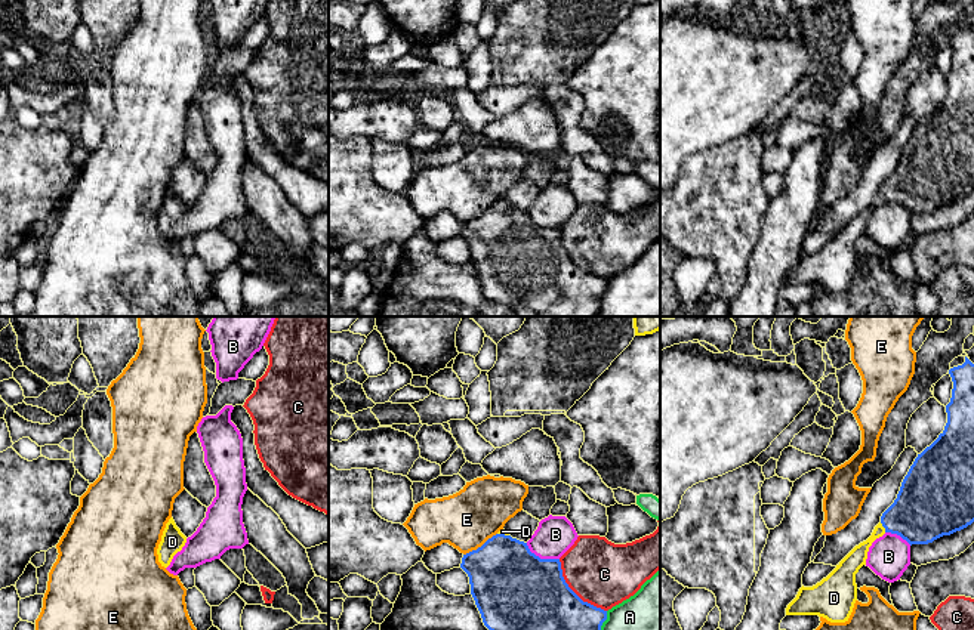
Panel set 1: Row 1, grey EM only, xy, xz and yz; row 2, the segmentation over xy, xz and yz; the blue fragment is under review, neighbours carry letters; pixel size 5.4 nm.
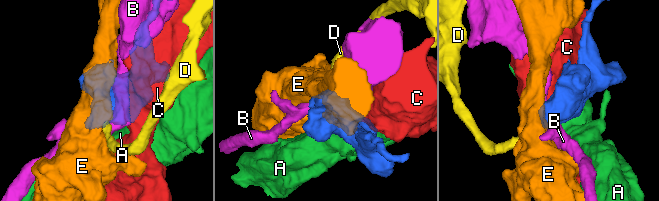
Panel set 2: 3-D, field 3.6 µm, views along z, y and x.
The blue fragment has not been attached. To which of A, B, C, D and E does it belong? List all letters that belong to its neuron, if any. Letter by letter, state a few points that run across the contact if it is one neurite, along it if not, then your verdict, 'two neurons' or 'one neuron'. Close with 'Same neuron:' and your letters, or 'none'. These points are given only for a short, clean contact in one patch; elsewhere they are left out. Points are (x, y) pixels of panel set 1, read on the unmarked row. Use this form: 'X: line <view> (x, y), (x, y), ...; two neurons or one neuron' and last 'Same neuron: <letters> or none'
A: two neurons
B: two neurons
C: two neurons
D: line yz (925, 178), (882, 194), (856, 227); one neuron
E: two neurons
Same neuron: D

